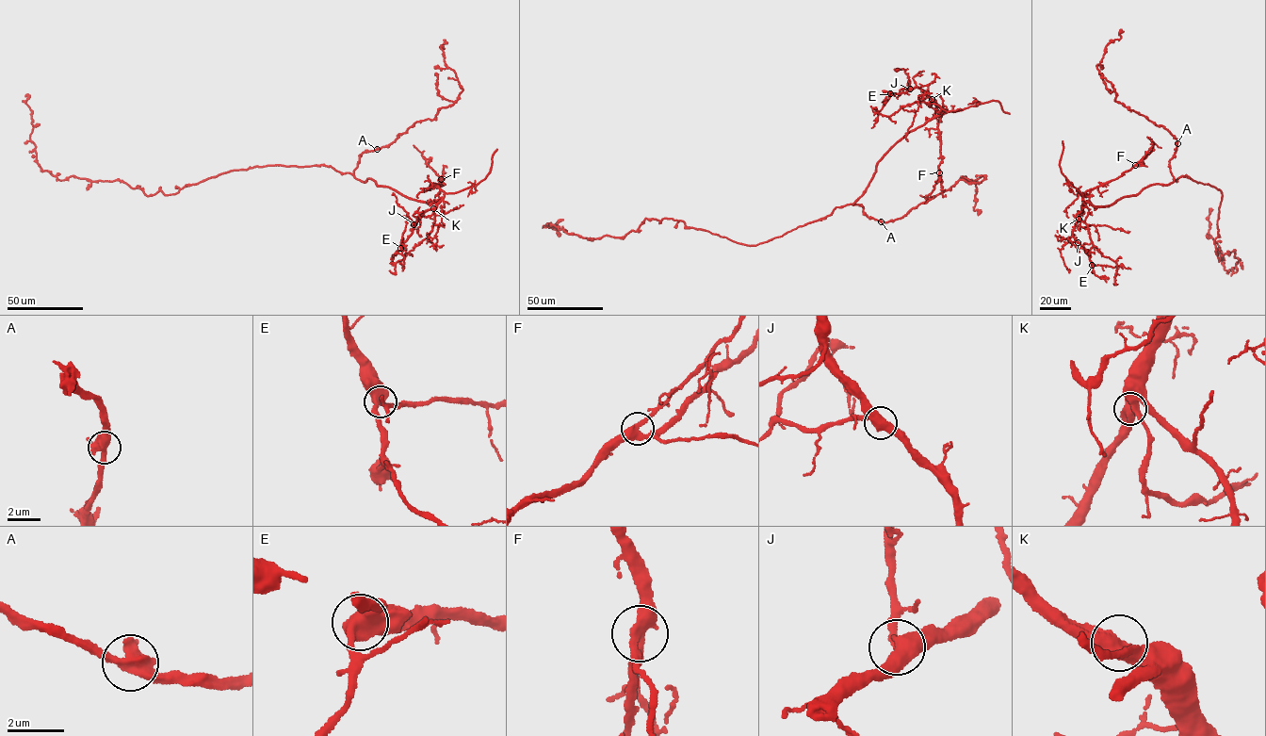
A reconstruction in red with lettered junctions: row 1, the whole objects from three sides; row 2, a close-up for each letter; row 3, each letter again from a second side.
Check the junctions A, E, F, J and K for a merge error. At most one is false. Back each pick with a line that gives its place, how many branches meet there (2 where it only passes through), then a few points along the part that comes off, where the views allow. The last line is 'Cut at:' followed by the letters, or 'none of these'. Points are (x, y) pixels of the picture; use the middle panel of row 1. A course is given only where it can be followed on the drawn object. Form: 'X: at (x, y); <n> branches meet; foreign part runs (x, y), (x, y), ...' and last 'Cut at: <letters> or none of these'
Cut at: none of these

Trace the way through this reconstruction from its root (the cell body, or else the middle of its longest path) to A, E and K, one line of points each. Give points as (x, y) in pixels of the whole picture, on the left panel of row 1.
A: (282, 165), (327, 166), (353, 174), (359, 155), (377, 149)
E: (282, 165), (330, 166), (365, 182), (368, 177), (413, 199), (430, 203), (442, 199), (417, 217), (400, 248)
K: (282, 165), (330, 166), (365, 182), (368, 177), (413, 199), (430, 203), (442, 199), (433, 208)

